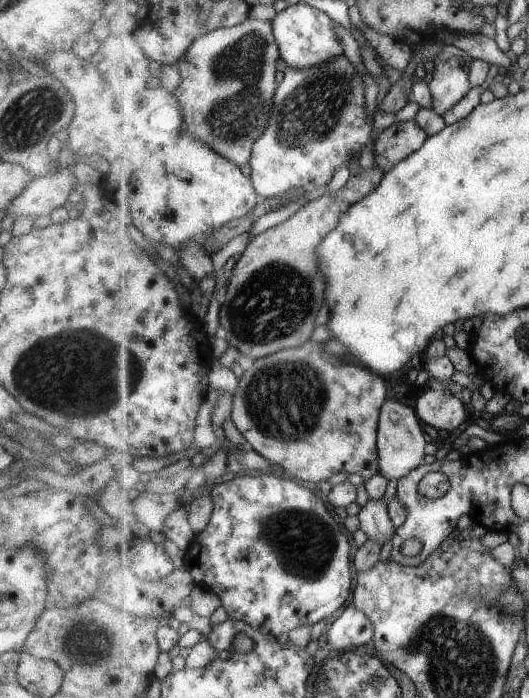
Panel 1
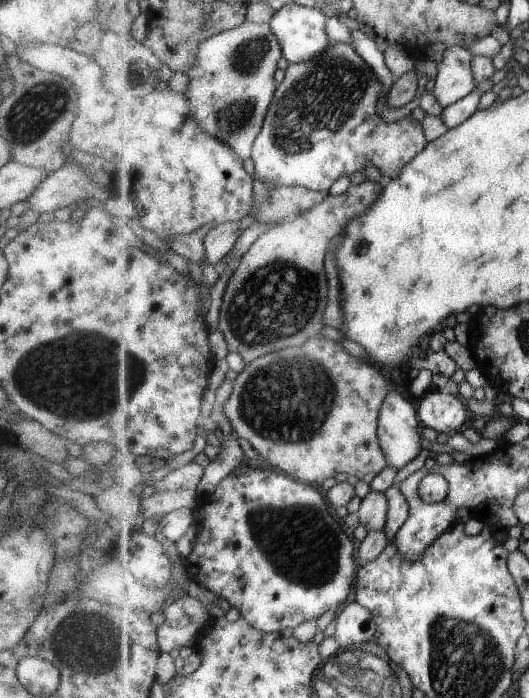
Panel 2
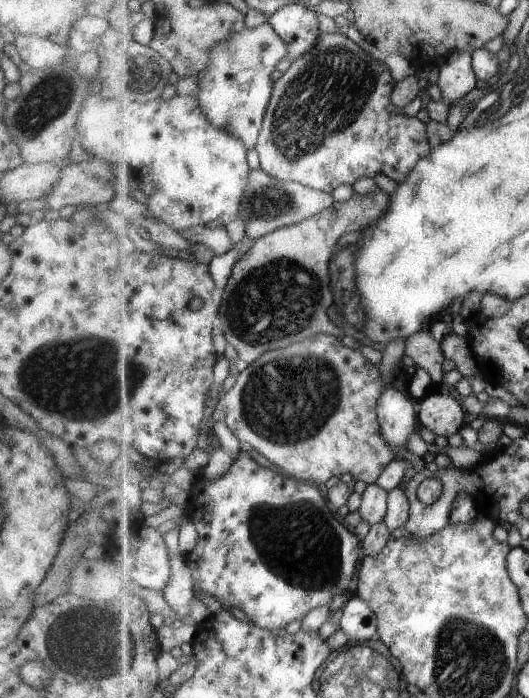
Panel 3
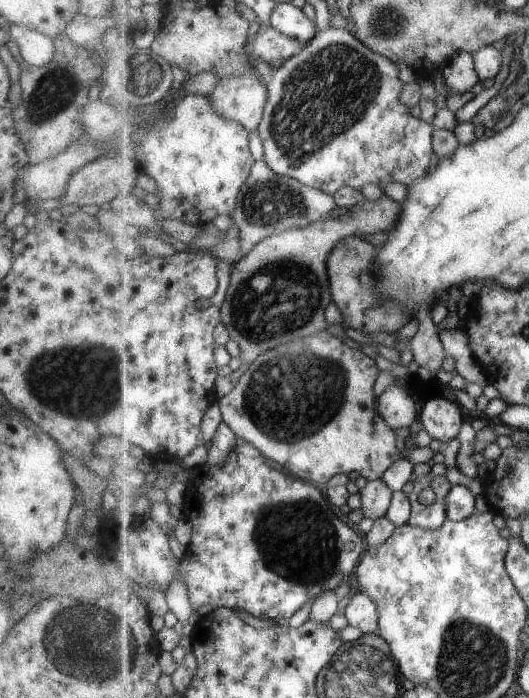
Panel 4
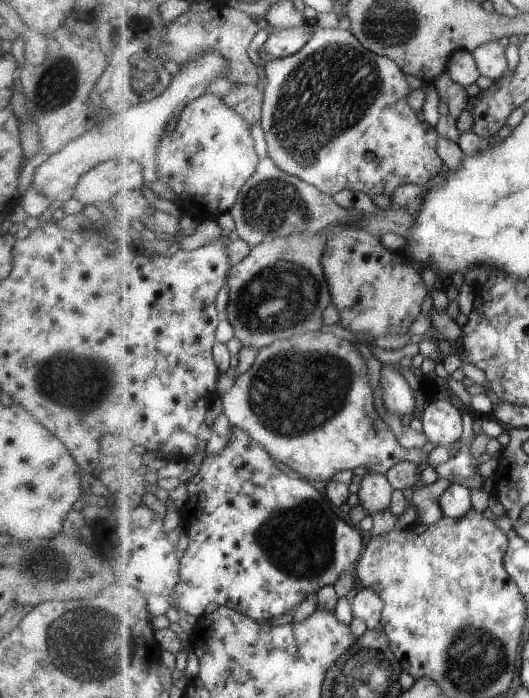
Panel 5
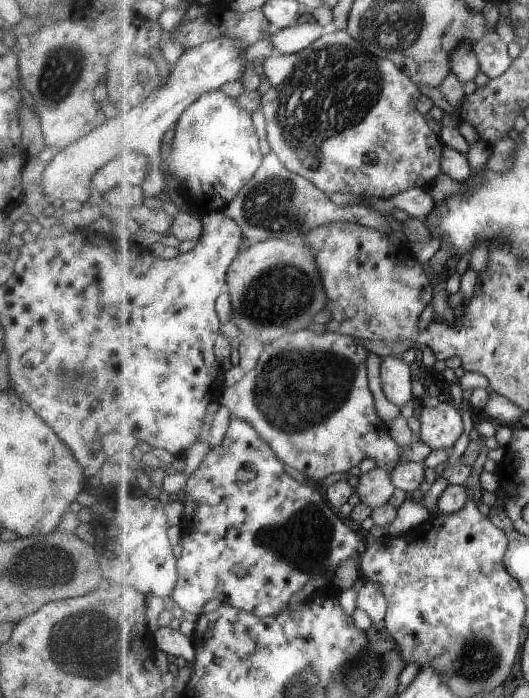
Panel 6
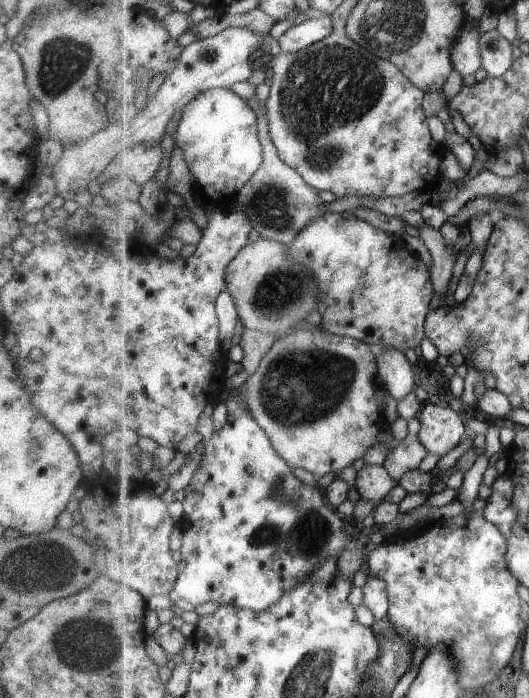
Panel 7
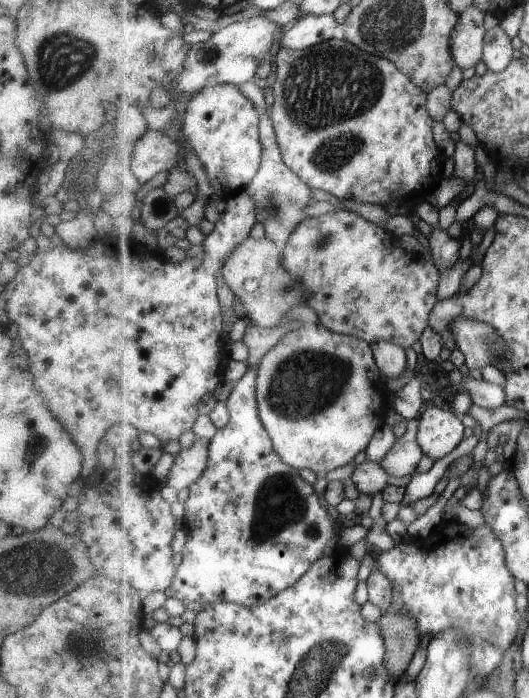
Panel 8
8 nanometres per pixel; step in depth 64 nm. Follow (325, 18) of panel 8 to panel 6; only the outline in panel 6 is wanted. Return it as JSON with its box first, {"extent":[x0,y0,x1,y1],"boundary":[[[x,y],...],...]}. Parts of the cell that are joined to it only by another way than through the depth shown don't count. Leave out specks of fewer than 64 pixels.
{"extent":[270,22,329,55],"boundary":[[[306,22],[274,30],[270,38],[274,47],[274,55],[301,52],[319,40],[329,29],[329,27],[320,25],[318,22]]]}

